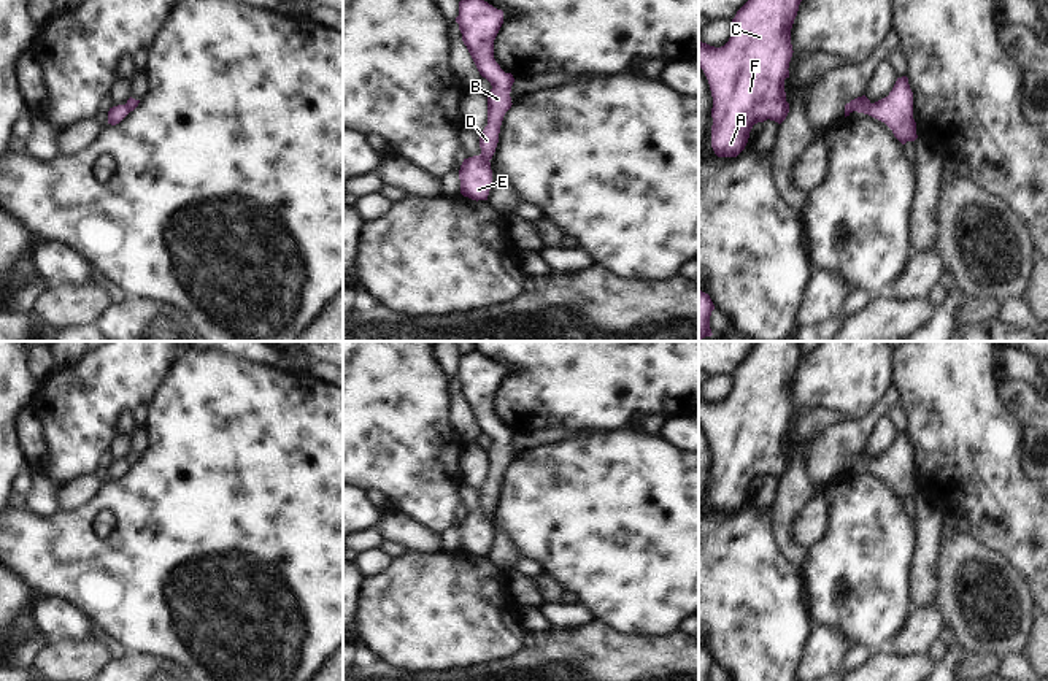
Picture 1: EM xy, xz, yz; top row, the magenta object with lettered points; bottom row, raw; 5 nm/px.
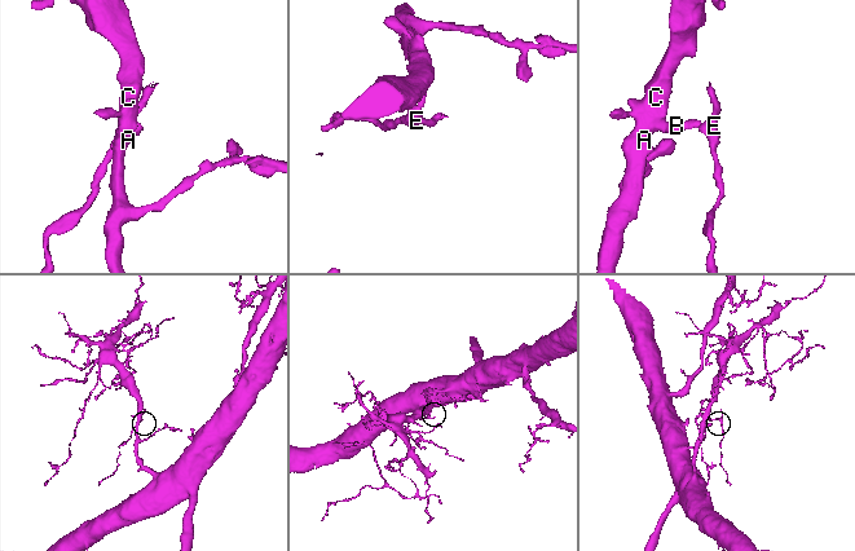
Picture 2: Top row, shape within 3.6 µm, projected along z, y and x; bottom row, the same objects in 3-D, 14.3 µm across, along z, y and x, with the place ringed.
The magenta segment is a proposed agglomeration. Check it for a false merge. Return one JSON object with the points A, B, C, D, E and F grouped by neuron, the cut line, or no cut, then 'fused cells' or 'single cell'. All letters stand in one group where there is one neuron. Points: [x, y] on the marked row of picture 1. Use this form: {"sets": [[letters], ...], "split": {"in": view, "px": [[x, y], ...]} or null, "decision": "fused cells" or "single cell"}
{"sets": [["A", "B", "C", "D", "F"], ["E"]], "split": {"in": "yz", "px": [[872, 103], [866, 113]]}, "decision": "fused cells"}

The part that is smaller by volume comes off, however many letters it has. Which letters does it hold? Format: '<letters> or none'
E

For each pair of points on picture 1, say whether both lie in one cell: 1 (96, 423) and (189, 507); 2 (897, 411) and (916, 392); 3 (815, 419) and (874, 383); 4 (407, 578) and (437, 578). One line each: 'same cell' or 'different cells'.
1: different cells
2: different cells
3: different cells
4: same cell

